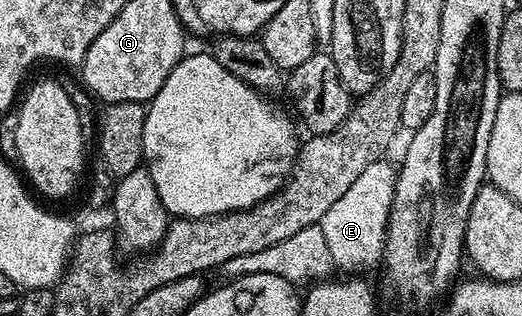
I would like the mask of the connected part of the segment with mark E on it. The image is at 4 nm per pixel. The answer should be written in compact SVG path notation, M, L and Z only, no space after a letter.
M381 159L368 164L366 169L362 171L362 174L358 175L358 179L350 185L349 190L326 211L326 214L318 222L332 254L335 266L339 270L341 268L346 270L346 273L364 271L360 269L374 264L377 266L383 258L385 231L388 229L389 213L392 210L397 174L395 166L391 166L387 161L386 159Z

